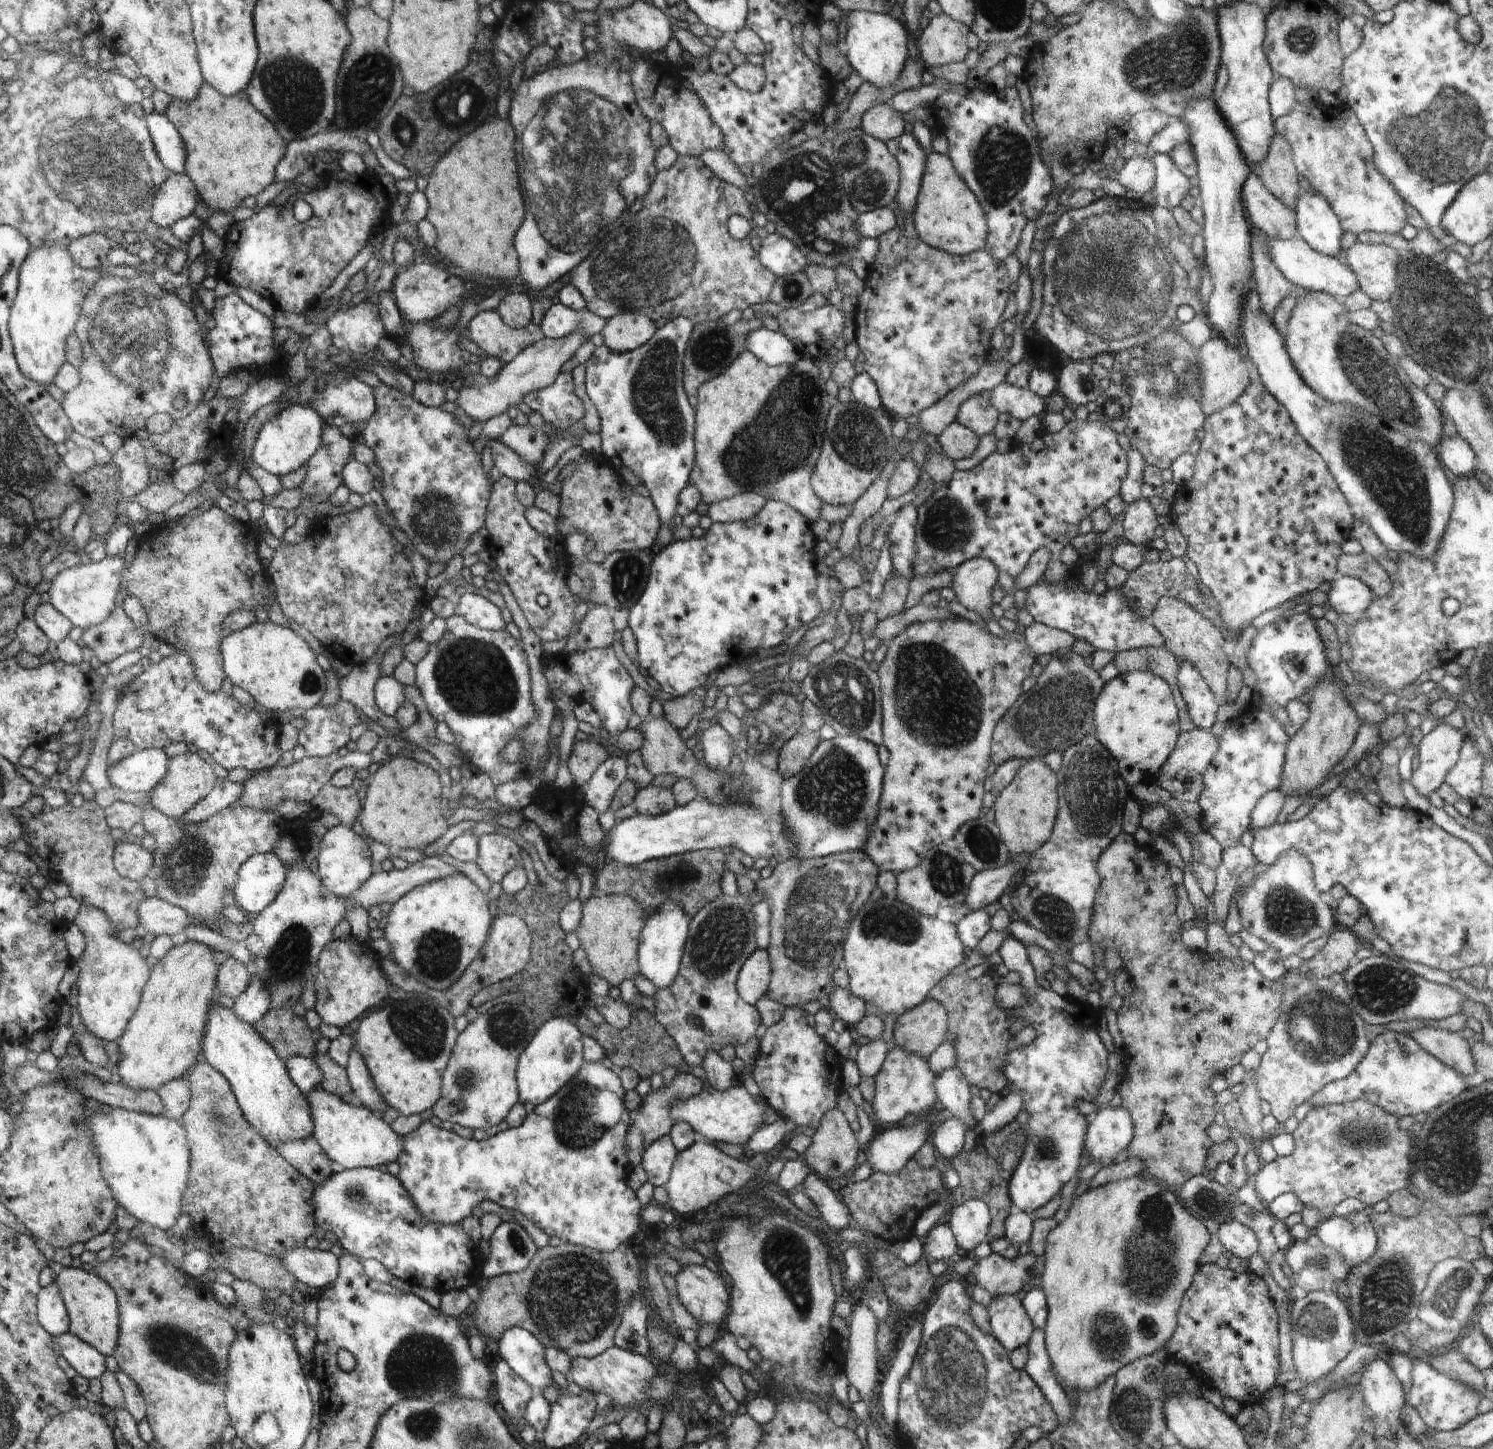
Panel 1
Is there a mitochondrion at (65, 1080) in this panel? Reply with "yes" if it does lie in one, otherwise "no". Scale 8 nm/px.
no

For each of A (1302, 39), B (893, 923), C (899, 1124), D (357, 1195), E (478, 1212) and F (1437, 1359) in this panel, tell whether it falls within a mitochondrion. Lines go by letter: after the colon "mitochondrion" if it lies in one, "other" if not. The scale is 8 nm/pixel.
A: mitochondrion
B: mitochondrion
C: other
D: mitochondrion
E: other
F: other

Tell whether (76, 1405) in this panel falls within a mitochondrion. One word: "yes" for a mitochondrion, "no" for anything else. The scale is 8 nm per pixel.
no

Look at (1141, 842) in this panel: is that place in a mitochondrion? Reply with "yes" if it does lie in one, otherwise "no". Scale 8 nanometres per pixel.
no

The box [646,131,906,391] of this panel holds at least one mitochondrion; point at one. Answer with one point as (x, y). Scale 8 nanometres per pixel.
(788, 201)

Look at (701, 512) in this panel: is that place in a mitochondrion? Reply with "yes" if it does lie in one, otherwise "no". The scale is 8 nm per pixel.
no

